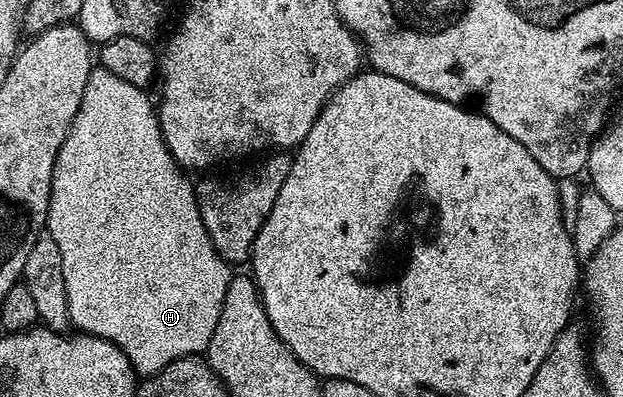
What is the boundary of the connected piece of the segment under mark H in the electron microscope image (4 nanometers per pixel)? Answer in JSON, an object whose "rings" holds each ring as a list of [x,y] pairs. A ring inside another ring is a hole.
{"rings":[[[97,67],[87,79],[87,91],[83,91],[83,103],[67,131],[67,139],[59,149],[55,159],[53,179],[51,181],[51,199],[49,200],[49,220],[47,231],[59,247],[59,256],[63,259],[63,283],[67,287],[67,307],[69,320],[74,330],[90,333],[92,337],[102,337],[115,343],[127,355],[134,371],[142,378],[152,377],[163,371],[175,359],[201,355],[208,350],[211,335],[219,323],[219,311],[223,311],[223,299],[231,280],[230,262],[224,261],[205,230],[201,212],[197,206],[194,182],[188,181],[186,170],[178,165],[171,155],[167,143],[161,134],[161,120],[157,118],[154,102],[149,102],[150,94],[146,90],[111,75],[111,71]]]}

